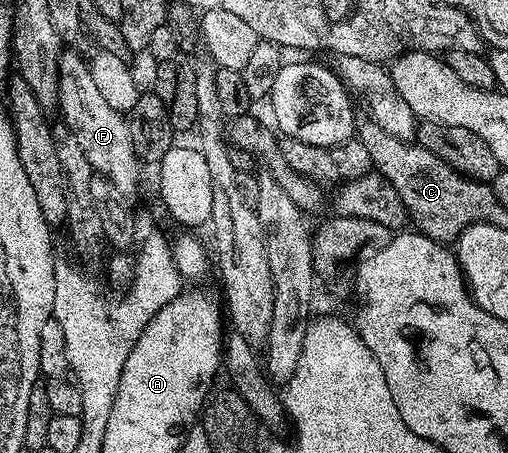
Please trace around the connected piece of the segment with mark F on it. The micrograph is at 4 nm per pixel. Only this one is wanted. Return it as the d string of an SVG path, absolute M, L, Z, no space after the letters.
M66 51L59 59L58 105L60 110L62 109L63 119L66 120L63 121L65 128L69 129L70 134L76 139L80 151L84 151L88 163L92 163L94 170L101 176L107 177L125 197L133 198L135 196L134 192L138 189L140 162L132 143L129 120L116 107L112 107L112 103L108 99L104 99L100 87L96 87L96 79L85 56L82 58L78 53Z

